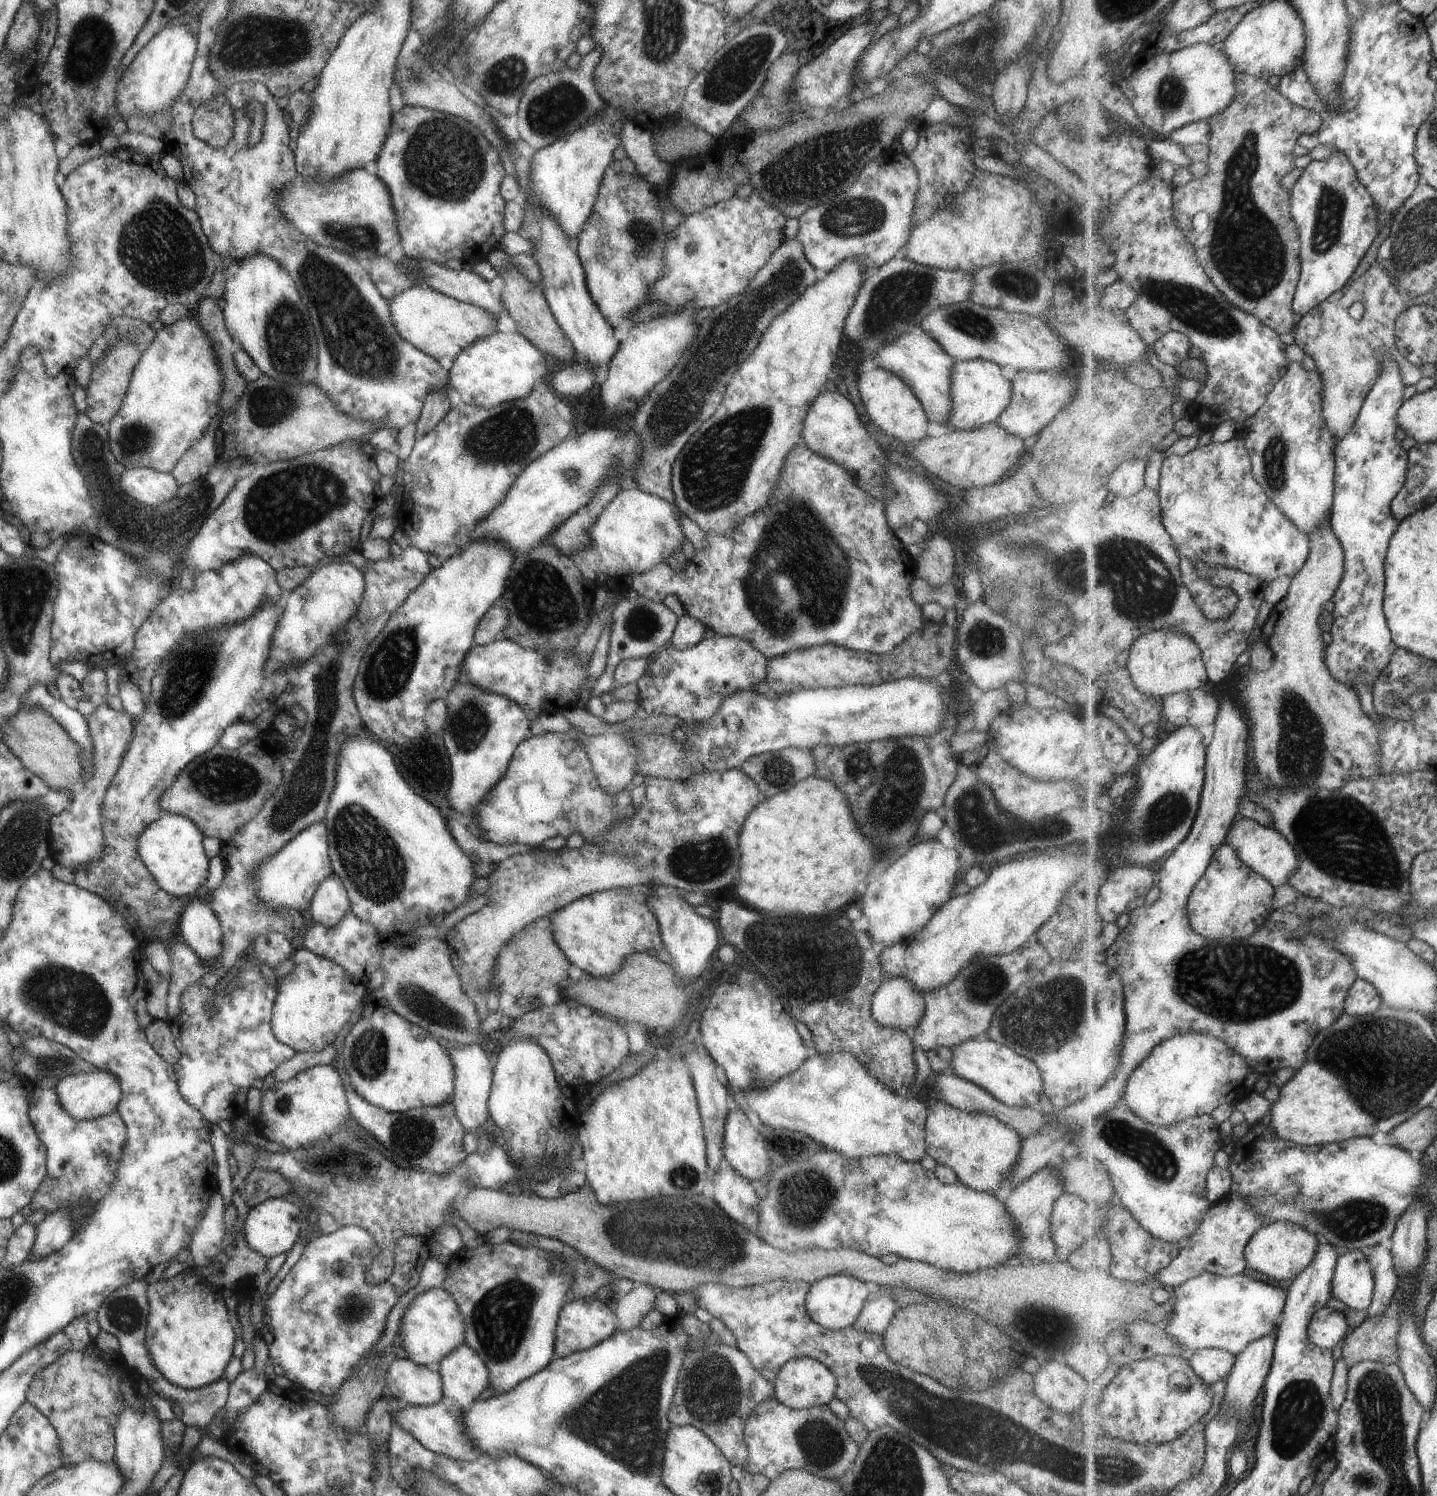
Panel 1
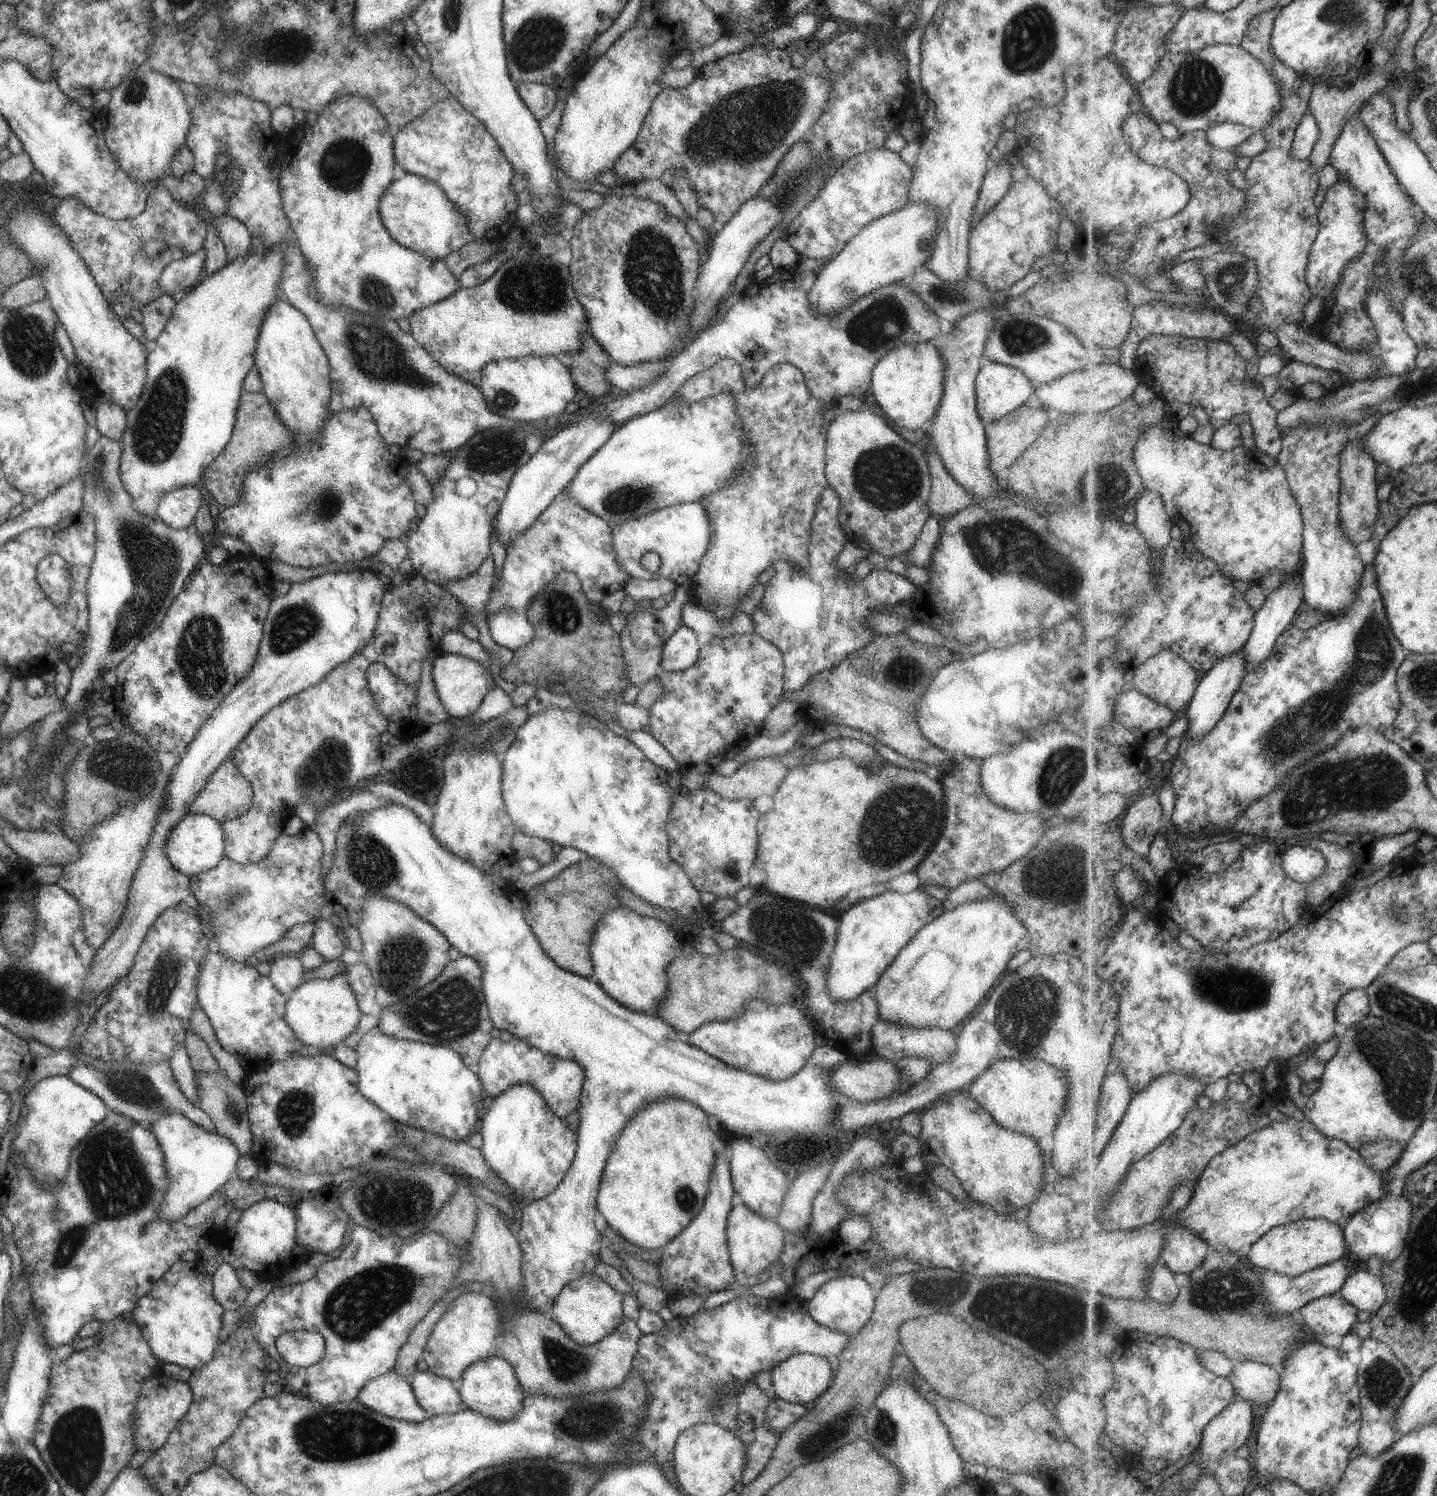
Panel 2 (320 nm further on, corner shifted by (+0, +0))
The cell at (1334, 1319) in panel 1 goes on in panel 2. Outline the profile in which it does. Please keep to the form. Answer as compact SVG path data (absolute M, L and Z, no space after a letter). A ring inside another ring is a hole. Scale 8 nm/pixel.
M1335 1294L1306 1304L1299 1312L1317 1339L1338 1342L1353 1330L1357 1323L1357 1311L1358 1308L1351 1301Z

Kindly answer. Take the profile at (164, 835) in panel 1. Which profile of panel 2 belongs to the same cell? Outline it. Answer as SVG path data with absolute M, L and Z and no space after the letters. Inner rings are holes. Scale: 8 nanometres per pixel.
M187 813L170 830L164 844L164 855L175 870L189 879L213 868L224 857L224 834L221 825L207 815Z

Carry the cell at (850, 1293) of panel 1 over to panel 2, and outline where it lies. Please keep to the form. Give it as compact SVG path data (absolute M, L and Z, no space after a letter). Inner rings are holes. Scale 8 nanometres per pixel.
M843 1275L825 1281L806 1302L808 1315L820 1325L831 1330L845 1333L850 1337L869 1320L876 1292L868 1282L855 1275Z

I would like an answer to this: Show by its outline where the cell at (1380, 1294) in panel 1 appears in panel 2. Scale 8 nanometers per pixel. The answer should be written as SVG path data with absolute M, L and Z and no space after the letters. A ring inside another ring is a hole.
M1391 1193L1387 1198L1371 1203L1362 1211L1350 1216L1344 1227L1344 1235L1349 1246L1351 1256L1359 1266L1363 1266L1367 1258L1378 1256L1382 1264L1395 1262L1404 1253L1409 1232L1411 1232L1411 1216L1413 1204L1408 1196Z

